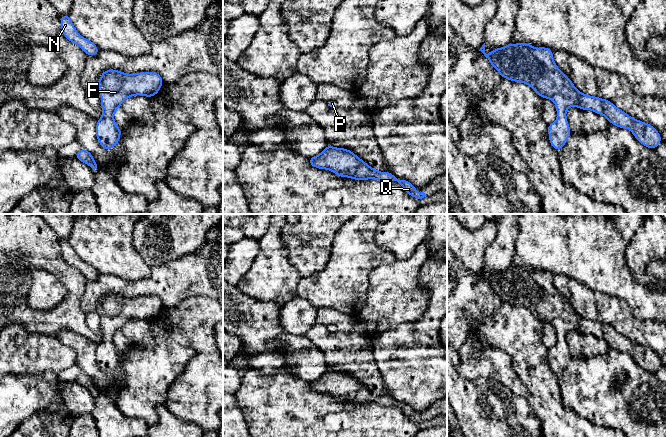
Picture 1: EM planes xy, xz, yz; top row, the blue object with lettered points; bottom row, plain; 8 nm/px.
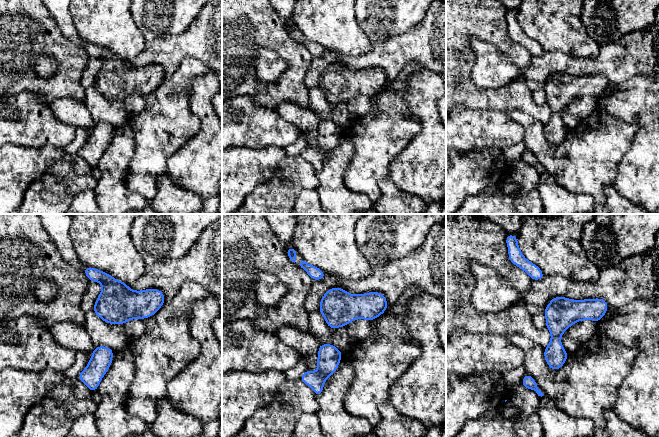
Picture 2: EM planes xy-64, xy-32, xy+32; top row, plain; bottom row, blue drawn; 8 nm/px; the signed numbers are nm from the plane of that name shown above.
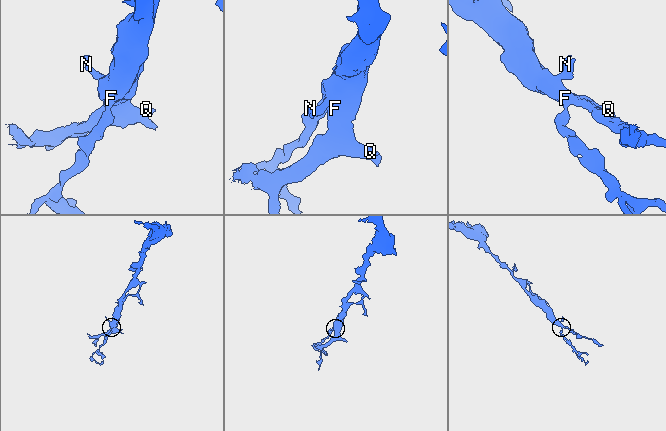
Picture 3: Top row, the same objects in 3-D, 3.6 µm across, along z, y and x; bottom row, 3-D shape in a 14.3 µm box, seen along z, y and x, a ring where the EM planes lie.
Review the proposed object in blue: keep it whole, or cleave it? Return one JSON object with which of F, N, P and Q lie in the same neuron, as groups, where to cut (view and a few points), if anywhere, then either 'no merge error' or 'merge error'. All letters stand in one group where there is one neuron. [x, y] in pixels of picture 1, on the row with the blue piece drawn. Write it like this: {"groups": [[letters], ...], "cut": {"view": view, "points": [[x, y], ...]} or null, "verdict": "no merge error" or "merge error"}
{"groups": [["F", "N", "P", "Q"]], "cut": null, "verdict": "no merge error"}

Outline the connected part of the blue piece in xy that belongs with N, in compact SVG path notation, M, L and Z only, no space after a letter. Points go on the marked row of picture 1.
M70 15L60 17L60 22L62 33L66 39L78 45L88 56L96 56L100 52L92 41L79 35L73 26Z

